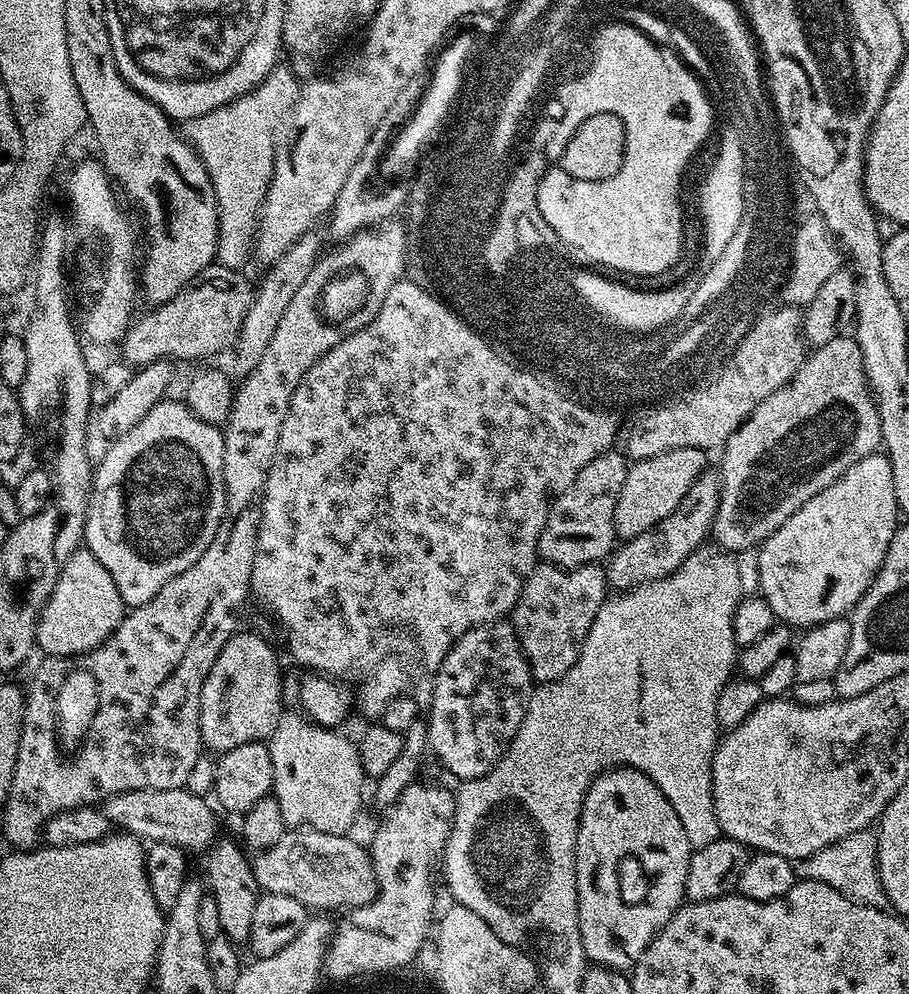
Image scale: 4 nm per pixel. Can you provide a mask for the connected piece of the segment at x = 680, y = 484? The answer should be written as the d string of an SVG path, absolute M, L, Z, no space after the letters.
M679 448L666 450L666 454L658 454L654 458L635 461L626 474L622 494L618 494L618 506L614 506L617 537L621 541L634 538L669 516L678 502L686 498L686 490L690 490L690 486L705 467L704 456L706 452L702 448Z

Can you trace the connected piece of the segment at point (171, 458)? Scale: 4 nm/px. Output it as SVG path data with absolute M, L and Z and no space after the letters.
M179 399L161 400L138 426L115 437L92 473L92 497L84 519L83 543L110 570L122 602L134 609L150 602L170 578L190 570L214 542L226 510L226 486L222 478L224 433L217 425L202 422Z

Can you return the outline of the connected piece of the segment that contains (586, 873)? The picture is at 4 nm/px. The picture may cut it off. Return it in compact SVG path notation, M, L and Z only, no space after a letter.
M609 768L588 788L576 839L576 897L584 955L601 968L631 970L662 926L685 903L686 870L693 847L674 806L649 776L633 768Z

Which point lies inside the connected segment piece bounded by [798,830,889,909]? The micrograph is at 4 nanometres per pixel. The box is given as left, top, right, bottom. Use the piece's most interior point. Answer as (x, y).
(849, 865)

